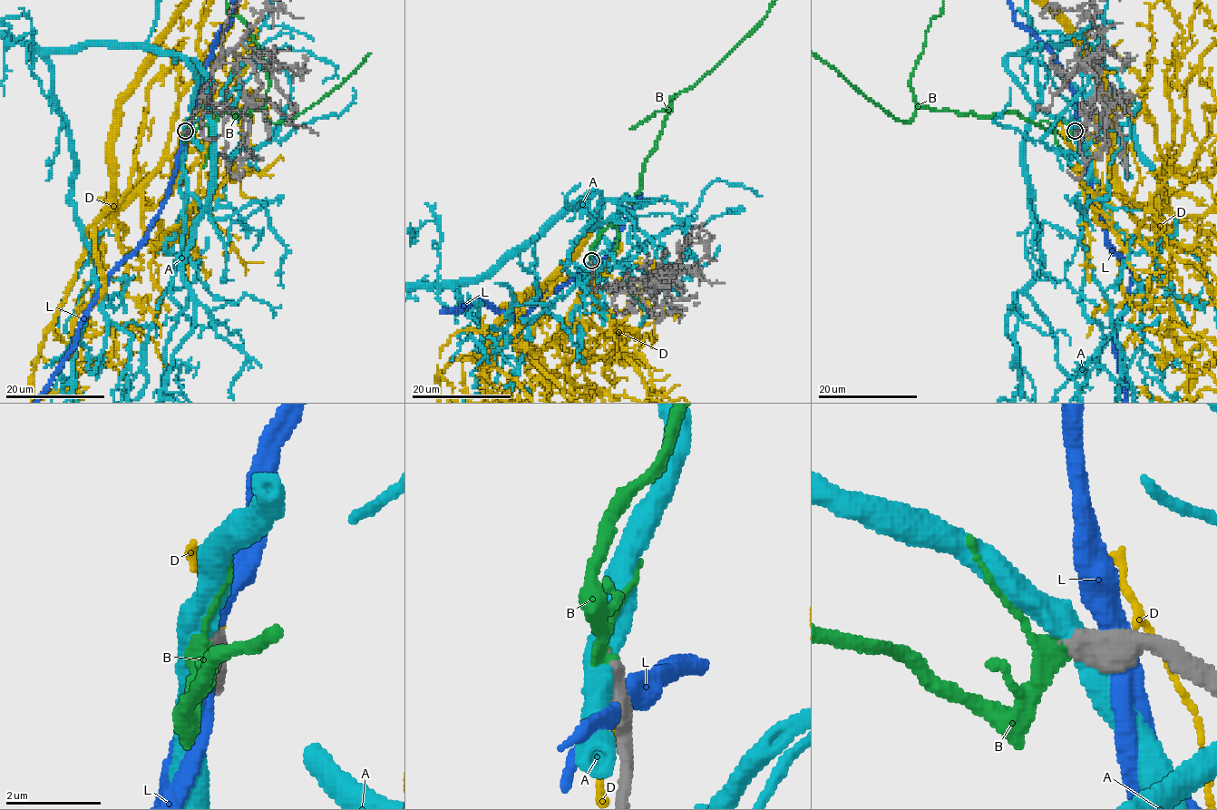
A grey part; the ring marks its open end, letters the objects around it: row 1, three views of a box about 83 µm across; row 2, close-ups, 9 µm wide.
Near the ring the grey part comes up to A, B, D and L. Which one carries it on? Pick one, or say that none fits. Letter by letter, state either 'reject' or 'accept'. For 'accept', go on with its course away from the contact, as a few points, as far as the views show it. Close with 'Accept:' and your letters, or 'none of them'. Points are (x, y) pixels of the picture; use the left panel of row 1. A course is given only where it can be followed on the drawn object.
A: reject
B: accept
D: reject
L: reject
Accept: B

